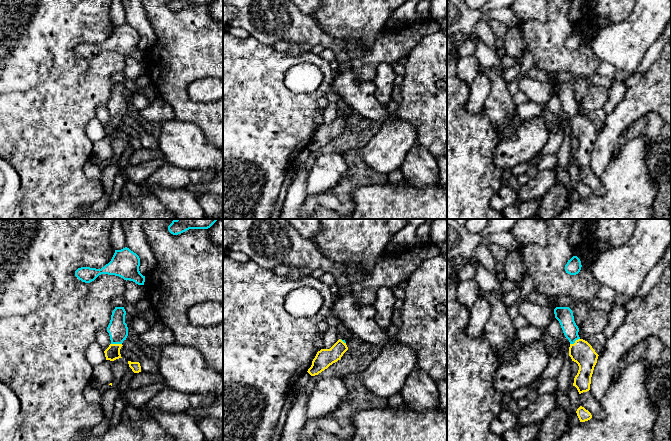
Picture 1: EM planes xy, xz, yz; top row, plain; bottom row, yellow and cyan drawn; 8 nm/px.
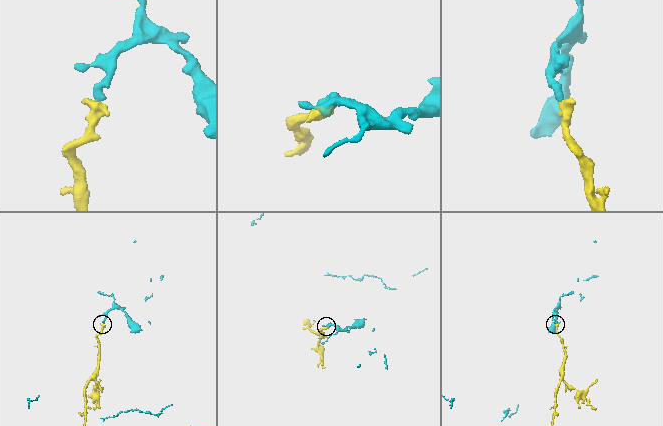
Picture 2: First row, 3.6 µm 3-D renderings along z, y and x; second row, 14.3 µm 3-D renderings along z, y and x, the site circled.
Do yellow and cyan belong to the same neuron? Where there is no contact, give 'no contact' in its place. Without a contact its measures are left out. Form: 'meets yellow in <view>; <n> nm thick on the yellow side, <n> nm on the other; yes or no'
meets yellow in xy; 120 nm thick on the yellow side, 160 nm on the other; yes

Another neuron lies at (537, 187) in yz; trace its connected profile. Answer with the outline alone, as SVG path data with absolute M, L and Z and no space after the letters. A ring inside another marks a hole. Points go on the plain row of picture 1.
M559 166L539 172L518 190L519 200L529 201L543 198L548 190L555 185L556 172Z

